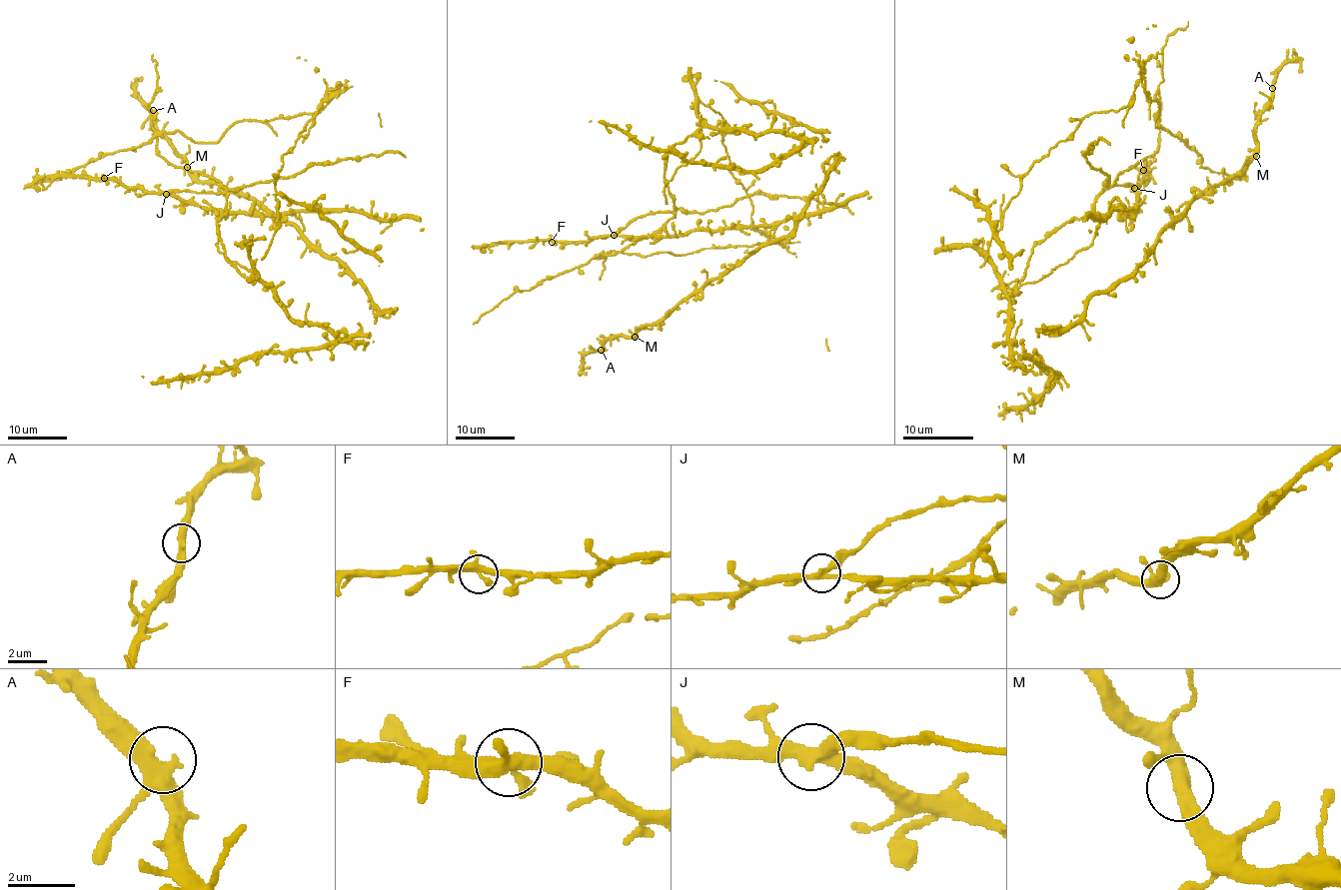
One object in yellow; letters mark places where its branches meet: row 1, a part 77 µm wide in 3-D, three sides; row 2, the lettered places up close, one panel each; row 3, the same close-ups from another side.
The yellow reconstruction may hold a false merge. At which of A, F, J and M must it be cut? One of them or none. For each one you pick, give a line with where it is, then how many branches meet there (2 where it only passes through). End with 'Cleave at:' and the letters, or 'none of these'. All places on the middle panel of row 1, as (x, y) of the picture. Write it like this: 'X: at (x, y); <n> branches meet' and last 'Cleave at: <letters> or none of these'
J: at (614, 235); 3 branches meet
Cleave at: J

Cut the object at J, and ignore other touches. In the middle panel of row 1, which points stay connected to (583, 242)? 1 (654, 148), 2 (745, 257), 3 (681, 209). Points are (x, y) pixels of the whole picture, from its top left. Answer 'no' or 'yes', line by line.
1: yes
2: yes
3: no

